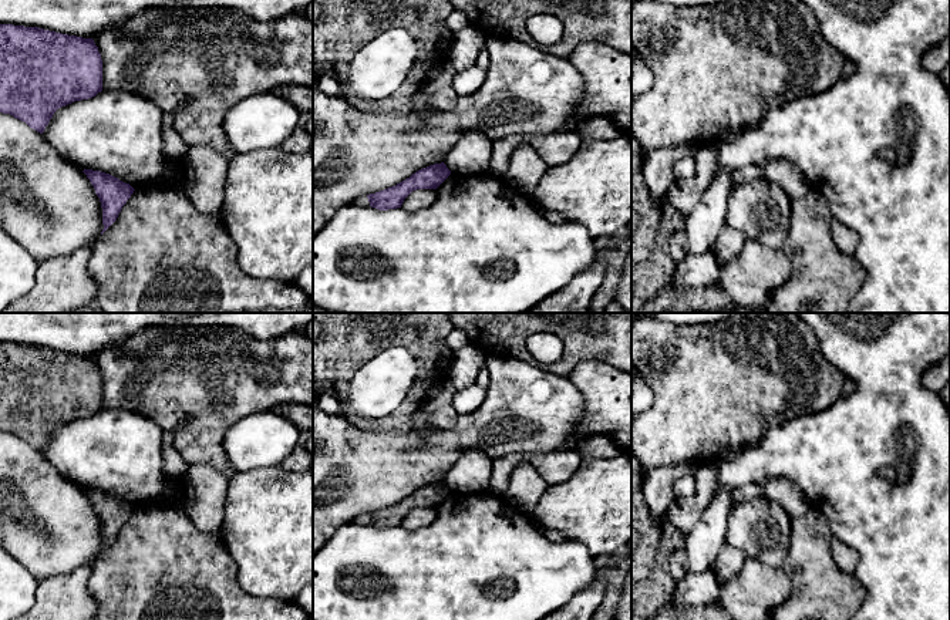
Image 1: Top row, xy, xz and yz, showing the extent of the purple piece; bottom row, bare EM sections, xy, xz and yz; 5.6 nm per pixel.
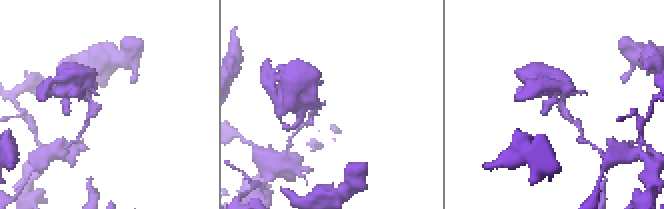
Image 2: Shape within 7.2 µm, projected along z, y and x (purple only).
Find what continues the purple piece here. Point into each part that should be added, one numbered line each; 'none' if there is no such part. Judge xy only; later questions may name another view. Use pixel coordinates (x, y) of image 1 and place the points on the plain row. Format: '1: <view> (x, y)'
none

